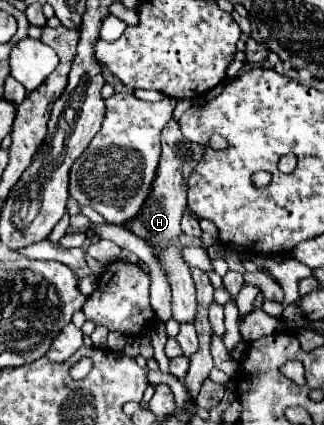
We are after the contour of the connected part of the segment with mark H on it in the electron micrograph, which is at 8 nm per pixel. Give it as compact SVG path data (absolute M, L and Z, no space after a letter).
M170 120L166 124L166 128L162 130L162 154L160 154L160 162L158 162L156 180L150 188L150 196L146 198L146 204L142 206L138 216L134 216L126 224L122 224L122 228L130 230L138 238L146 240L156 250L156 258L164 266L168 284L172 288L172 318L176 322L194 322L194 316L196 316L196 288L194 288L194 280L190 276L188 264L182 258L184 244L180 240L180 234L182 234L180 222L188 208L188 204L186 204L188 176L198 166L198 160L202 160L204 150L206 148L202 148L202 144L194 144L194 142L186 140L180 132L178 122Z

